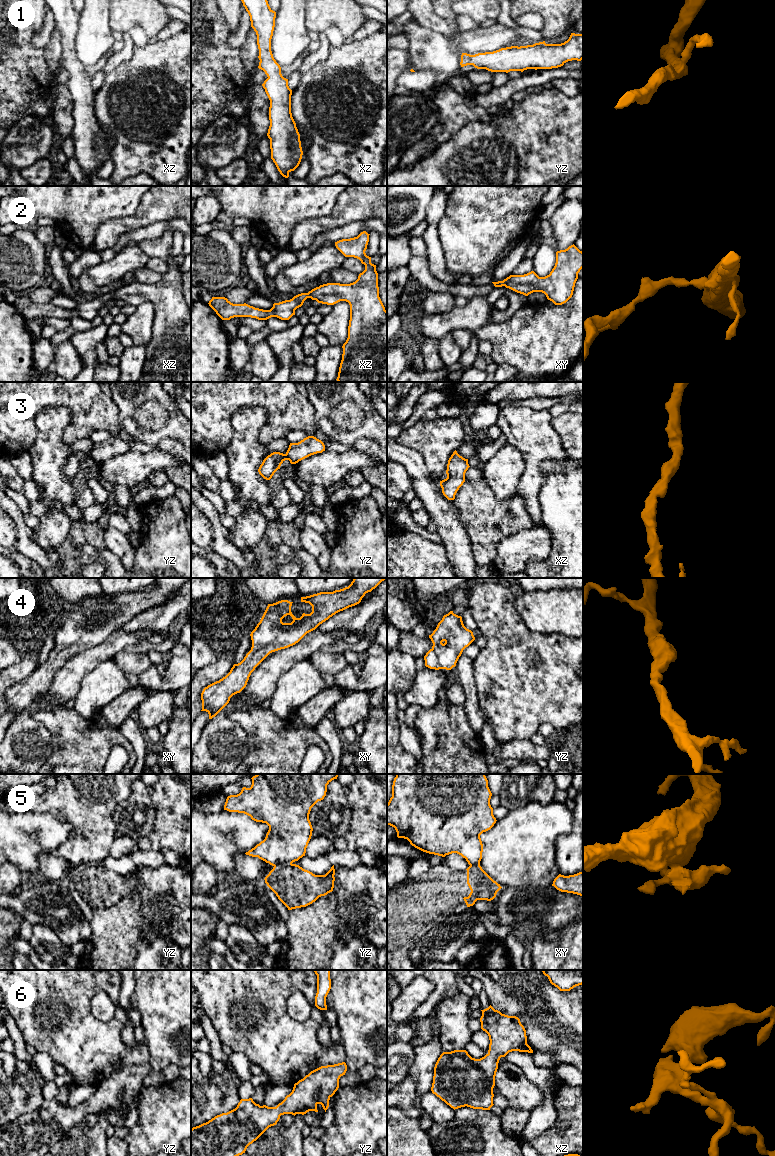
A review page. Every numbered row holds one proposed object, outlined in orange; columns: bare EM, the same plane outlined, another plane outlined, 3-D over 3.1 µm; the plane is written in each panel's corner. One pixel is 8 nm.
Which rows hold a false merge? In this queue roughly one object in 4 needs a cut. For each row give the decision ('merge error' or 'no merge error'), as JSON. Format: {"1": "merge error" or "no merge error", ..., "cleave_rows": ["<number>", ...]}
{"1": "no merge error", "2": "no merge error", "3": "no merge error", "4": "no merge error", "5": "merge error", "6": "no merge error", "cleave_rows": ["5"]}

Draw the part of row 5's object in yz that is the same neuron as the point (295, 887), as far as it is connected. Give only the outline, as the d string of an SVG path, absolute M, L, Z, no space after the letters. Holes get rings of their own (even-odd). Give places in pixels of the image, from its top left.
M296 864L274 866L265 883L288 910L306 907L333 891L334 865L325 875L315 875Z

